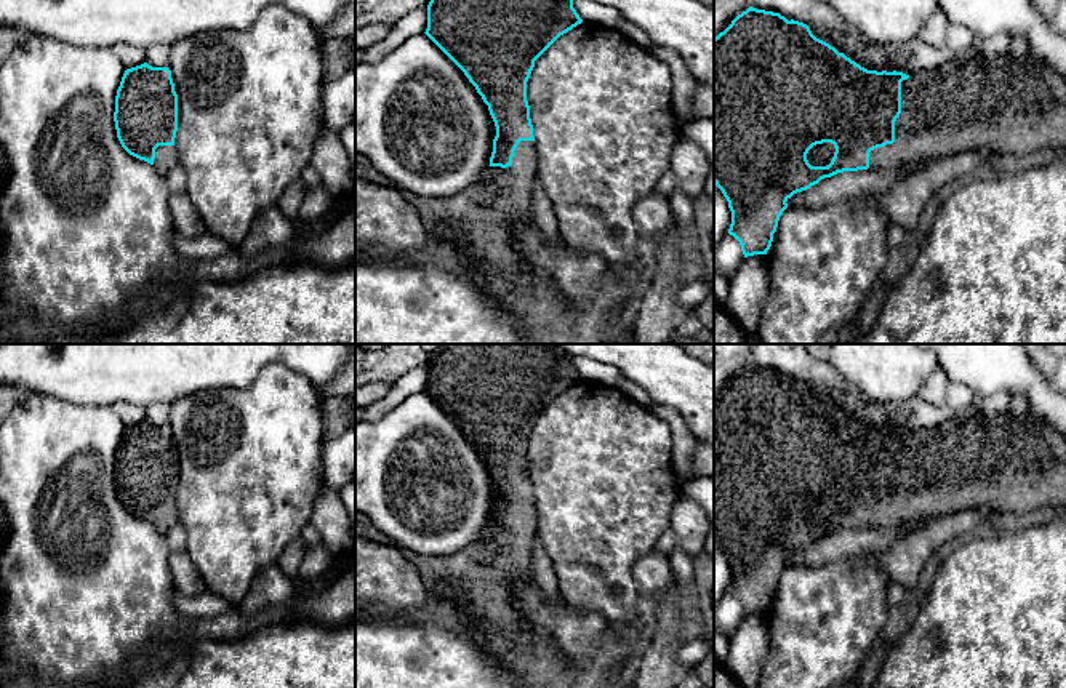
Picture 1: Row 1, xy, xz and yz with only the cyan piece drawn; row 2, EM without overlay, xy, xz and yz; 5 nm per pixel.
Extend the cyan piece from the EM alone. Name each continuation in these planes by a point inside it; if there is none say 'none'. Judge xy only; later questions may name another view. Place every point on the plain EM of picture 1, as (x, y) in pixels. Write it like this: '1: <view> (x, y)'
1: xy (165, 517)

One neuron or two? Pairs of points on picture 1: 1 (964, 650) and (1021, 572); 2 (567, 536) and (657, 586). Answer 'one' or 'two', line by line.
1: one
2: two

